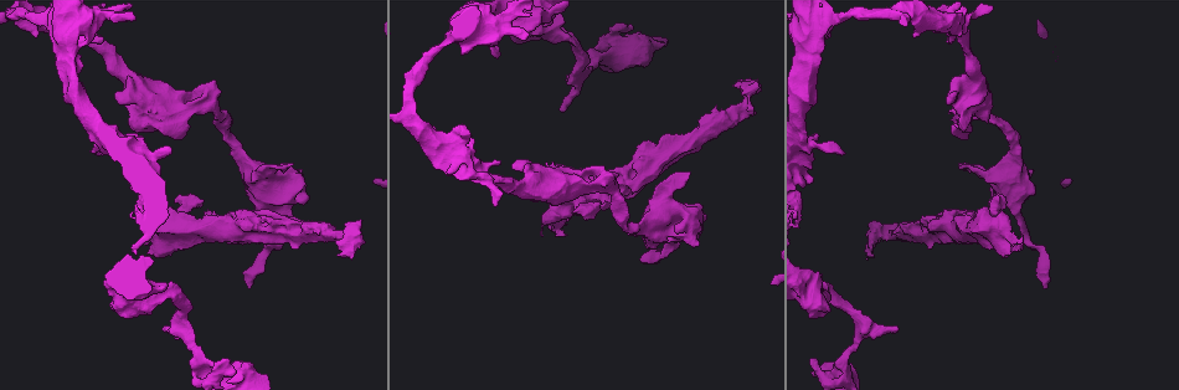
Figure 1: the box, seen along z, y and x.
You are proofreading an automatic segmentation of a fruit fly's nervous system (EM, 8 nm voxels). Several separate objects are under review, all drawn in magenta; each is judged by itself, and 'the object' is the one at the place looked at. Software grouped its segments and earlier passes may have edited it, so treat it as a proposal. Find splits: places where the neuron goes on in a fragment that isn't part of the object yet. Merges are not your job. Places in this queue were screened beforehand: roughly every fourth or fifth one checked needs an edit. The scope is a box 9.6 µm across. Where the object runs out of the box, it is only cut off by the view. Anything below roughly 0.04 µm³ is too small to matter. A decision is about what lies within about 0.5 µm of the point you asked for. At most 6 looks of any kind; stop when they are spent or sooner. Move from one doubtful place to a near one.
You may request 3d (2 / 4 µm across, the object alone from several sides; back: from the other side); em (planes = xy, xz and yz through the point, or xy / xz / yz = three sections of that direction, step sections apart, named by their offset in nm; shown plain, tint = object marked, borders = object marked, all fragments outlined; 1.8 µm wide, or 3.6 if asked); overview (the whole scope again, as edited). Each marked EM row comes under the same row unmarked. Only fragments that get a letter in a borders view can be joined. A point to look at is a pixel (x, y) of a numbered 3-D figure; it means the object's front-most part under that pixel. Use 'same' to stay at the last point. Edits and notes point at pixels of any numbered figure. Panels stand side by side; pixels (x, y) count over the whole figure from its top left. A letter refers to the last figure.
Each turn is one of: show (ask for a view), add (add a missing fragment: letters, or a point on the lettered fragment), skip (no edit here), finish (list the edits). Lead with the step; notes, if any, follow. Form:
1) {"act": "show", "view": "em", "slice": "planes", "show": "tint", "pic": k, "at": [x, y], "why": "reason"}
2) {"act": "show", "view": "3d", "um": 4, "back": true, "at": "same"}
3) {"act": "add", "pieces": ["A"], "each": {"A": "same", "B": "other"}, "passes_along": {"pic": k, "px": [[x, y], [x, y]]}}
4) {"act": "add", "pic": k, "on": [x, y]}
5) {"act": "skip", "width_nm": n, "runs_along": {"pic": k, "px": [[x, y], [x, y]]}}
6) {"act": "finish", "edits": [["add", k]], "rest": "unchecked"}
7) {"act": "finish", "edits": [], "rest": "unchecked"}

{"act": "show", "view": "3d", "um": 4, "pic": 1, "at": [216, 83], "why": "free end"}

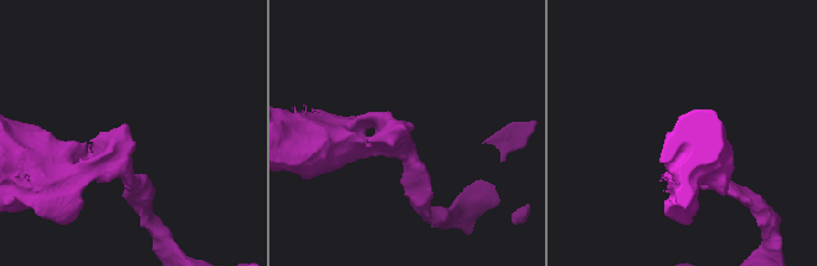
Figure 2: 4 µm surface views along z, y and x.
{"act": "show", "view": "em", "slice": "planes", "show": "borders", "pic": 2, "at": [404, 129], "why": "shape alone is not enough"}

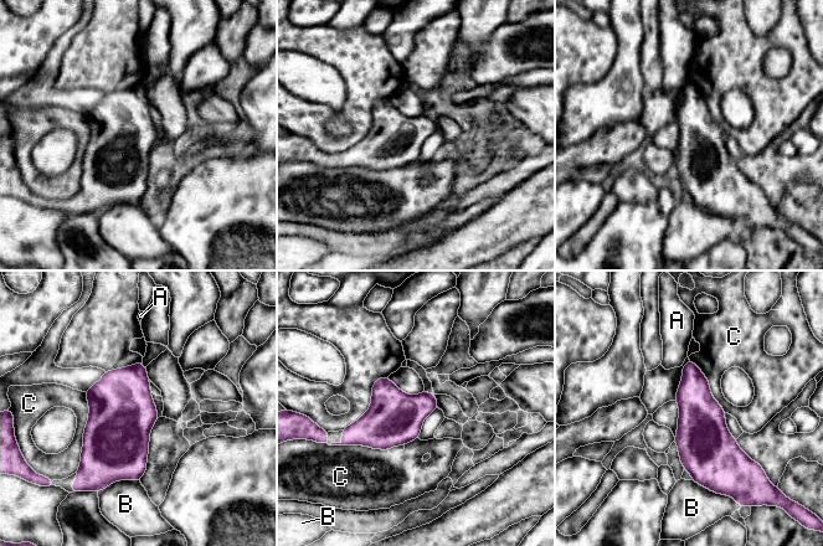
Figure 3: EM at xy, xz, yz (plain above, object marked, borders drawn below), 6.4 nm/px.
{"act": "skip", "width_nm": 320, "each": {"A": "other", "B": "other", "C": "other"}, "found": "none of them fits"}

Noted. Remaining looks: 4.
{"act": "show", "view": "em", "um": 3.6, "slice": "planes", "show": "borders", "pic": 1, "at": [90, 36], "why": "an open end"}

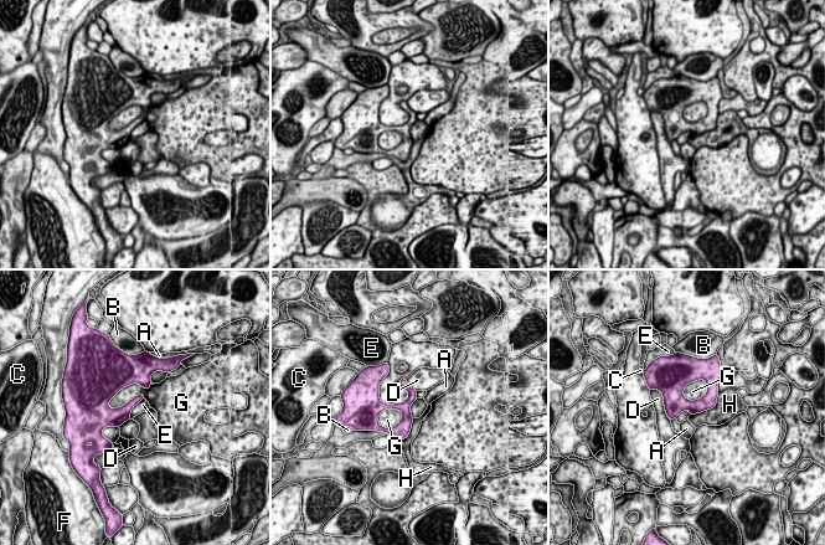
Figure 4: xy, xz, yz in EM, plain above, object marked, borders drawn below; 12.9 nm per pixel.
{"act": "skip", "each": {"A": "other", "B": "other", "C": "other", "D": "other", "E": "other", "F": "other", "G": "other", "H": "other"}, "border": {"pic": 4, "px": [[144, 399], [133, 407], [129, 417]]}, "found": "no lettered fragment goes on from it"}

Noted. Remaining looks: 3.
{"act": "show", "view": "3d", "um": 4, "pic": 1, "at": [545, 26], "why": "stops while still wide"}

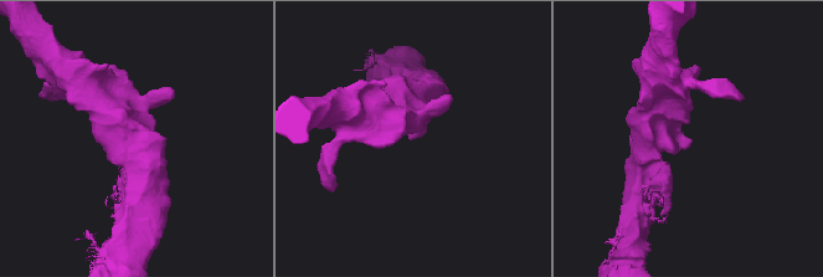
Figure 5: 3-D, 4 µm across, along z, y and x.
{"act": "show", "view": "em", "slice": "yz", "step": 16, "show": "tint", "pic": 5, "at": [689, 146]}

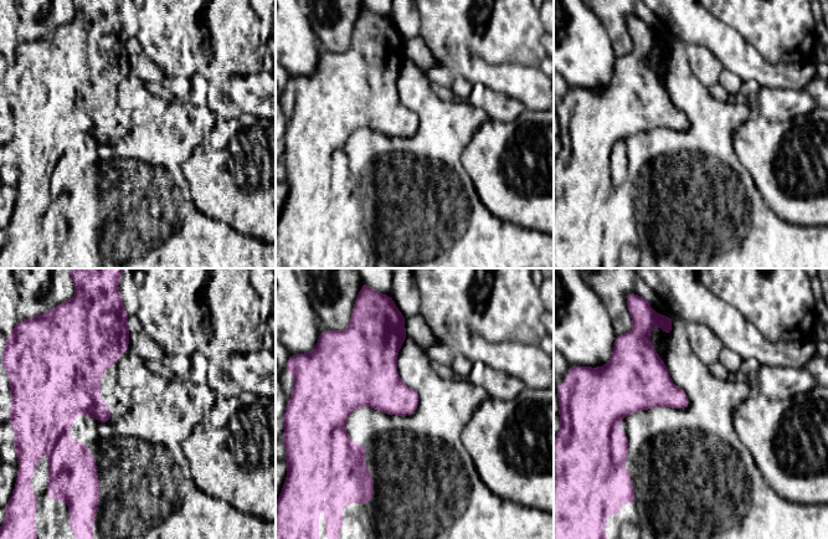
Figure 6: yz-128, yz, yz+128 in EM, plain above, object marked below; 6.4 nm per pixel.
{"act": "show", "view": "em", "slice": "planes", "show": "borders", "at": "same"}

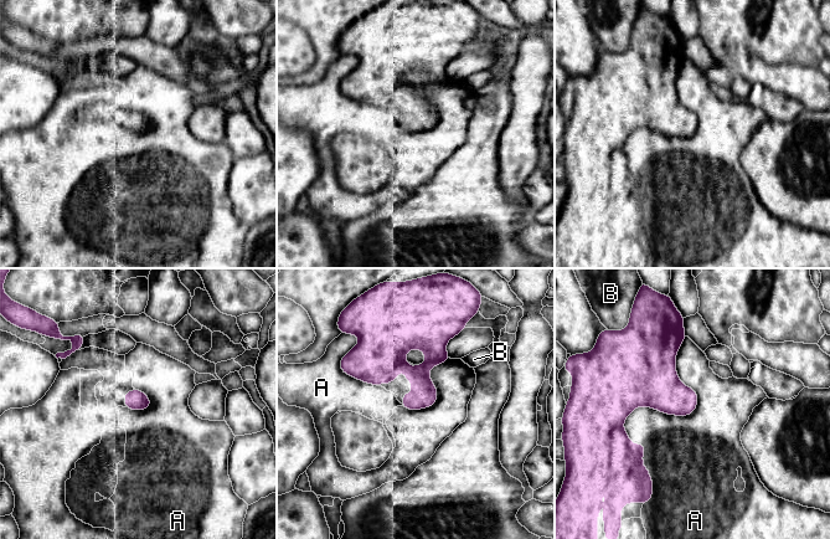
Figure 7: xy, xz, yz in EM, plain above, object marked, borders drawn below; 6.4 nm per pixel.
{"act": "skip", "each": {"A": "other", "B": "other"}, "border": {"pic": 7, "px": [[676, 374], [651, 483]]}, "found": "no lettered fragment goes on from it"}

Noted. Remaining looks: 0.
{"act": "finish", "edits": [], "rest": "unchecked"}

